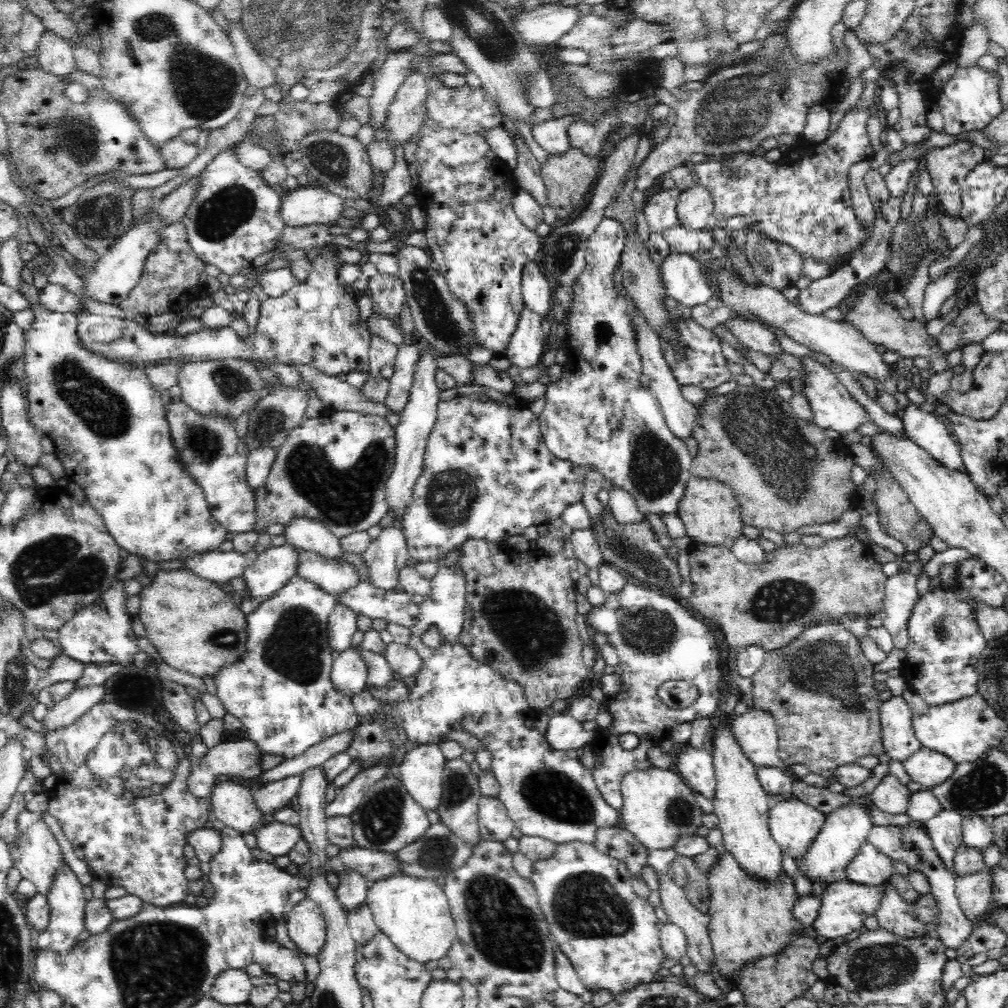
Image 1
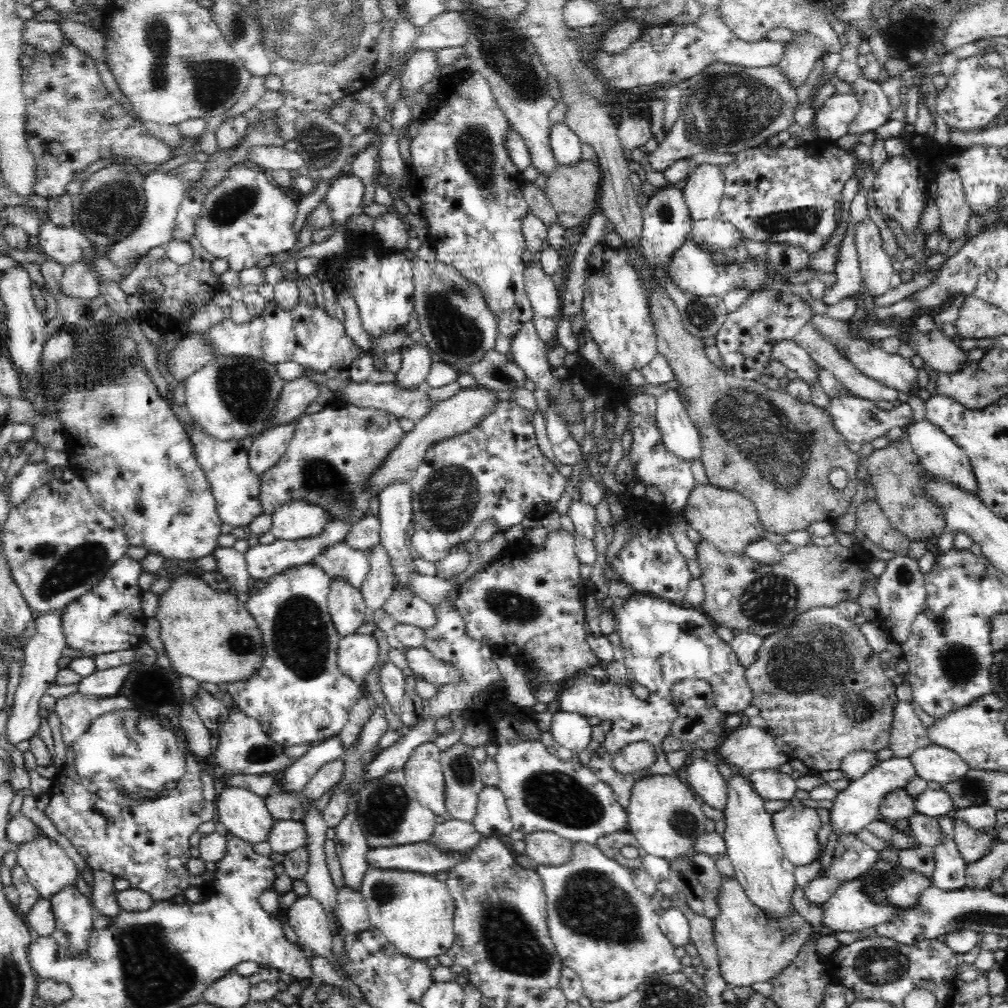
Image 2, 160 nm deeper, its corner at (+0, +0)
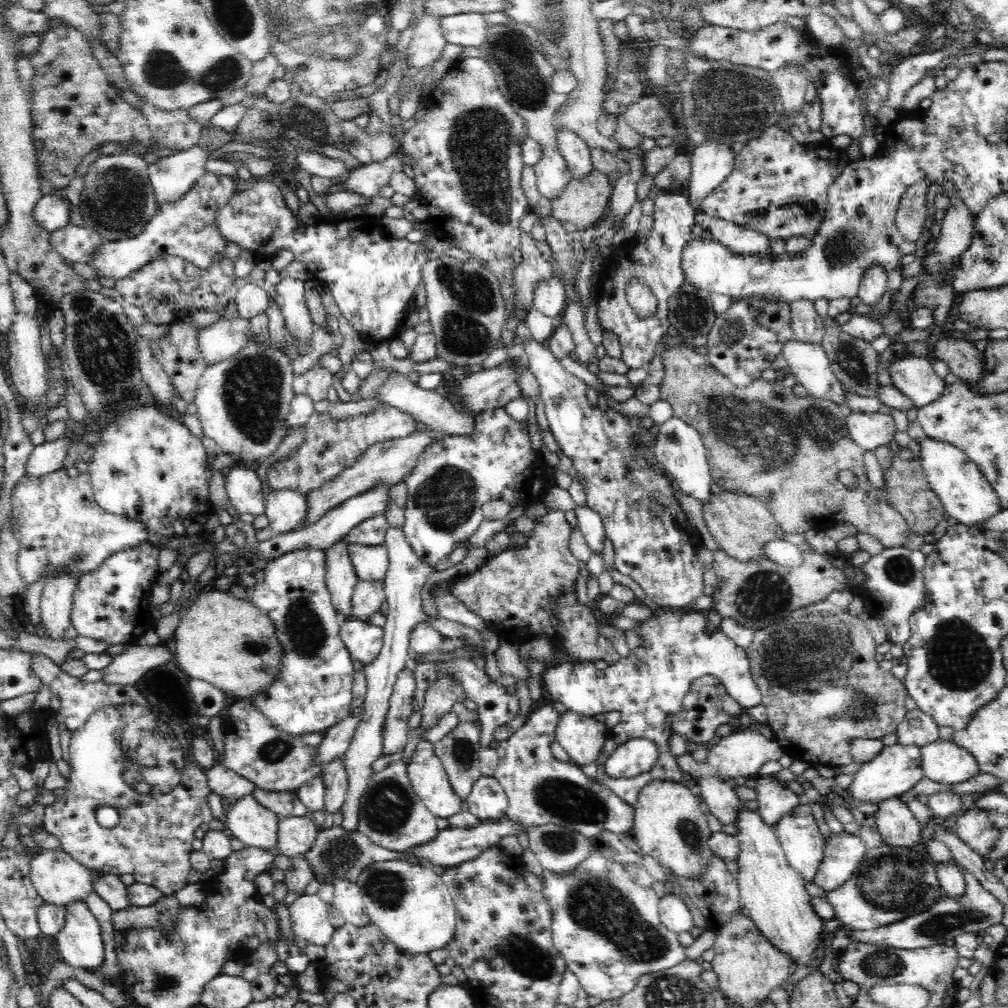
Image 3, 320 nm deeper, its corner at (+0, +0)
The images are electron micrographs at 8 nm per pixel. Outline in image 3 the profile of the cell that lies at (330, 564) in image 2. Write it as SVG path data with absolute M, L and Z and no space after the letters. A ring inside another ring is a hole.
M349 543L345 546L347 556L354 565L358 580L380 580L386 576L388 570L388 547L386 543L378 546L364 546Z

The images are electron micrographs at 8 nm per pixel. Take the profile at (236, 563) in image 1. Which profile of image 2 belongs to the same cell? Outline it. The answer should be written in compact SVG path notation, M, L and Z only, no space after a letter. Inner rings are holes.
M220 546L216 547L212 553L217 558L216 571L224 575L237 591L248 591L246 608L258 623L264 647L262 660L259 660L259 665L251 676L247 680L231 681L228 684L230 702L236 702L238 710L244 715L258 720L266 735L284 748L300 746L300 744L315 745L331 736L339 735L348 723L349 712L359 701L360 683L352 681L338 667L338 648L341 638L329 613L327 596L330 578L327 578L320 567L310 562L297 567L288 567L284 572L272 575L266 587L249 590L248 580L251 576L247 570L245 553L235 550L234 547Z

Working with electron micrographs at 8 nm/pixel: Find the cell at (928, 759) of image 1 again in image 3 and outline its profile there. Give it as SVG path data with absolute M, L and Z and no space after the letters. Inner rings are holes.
M938 739L920 750L923 776L936 782L966 782L980 774L975 758L951 741Z

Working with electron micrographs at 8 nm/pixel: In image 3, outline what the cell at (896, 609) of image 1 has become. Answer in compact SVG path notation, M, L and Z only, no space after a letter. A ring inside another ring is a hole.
M902 545L882 550L859 567L866 574L866 582L856 585L853 594L861 596L867 608L880 618L880 622L886 626L887 640L891 644L904 645L907 642L911 635L910 616L927 603L923 571L925 560L926 555L920 549L909 550Z

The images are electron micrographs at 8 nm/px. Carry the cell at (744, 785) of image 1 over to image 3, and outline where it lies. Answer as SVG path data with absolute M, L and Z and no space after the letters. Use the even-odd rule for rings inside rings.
M739 810L735 814L735 825L739 833L734 836L738 843L737 857L740 872L736 876L741 905L758 931L772 941L782 952L789 953L797 966L810 964L824 936L824 922L811 904L812 896L805 888L805 881L790 867L785 850L776 836L775 827L765 823L760 812Z

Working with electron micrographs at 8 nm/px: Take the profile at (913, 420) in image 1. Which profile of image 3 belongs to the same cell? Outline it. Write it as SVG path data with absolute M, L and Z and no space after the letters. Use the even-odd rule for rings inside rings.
M927 438L920 443L922 450L919 462L928 478L931 489L939 496L947 516L955 518L967 527L984 525L1000 511L994 487L990 486L982 471L961 449L945 441Z

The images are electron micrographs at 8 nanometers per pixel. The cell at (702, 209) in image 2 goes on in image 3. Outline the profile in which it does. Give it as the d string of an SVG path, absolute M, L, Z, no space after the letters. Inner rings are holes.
M708 142L696 146L689 152L691 176L689 197L696 211L702 211L704 200L713 194L716 188L725 183L734 169L736 153L731 146L722 143Z

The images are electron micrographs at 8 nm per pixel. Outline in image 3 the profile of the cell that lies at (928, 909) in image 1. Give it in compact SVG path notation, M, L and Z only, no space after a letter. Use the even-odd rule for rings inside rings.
M963 869L962 872L966 889L960 898L952 898L944 894L934 904L931 904L930 908L895 924L866 931L851 931L851 940L872 944L876 947L889 945L890 948L914 950L915 948L928 948L935 944L948 944L950 940L956 939L963 933L976 935L978 930L988 930L992 926L1002 924L1007 906L998 901L998 898L994 897L992 893L986 891L972 873L966 869Z

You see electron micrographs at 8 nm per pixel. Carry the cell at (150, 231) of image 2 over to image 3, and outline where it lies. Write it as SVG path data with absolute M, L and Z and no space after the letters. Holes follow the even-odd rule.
M194 145L149 164L149 180L158 201L158 209L164 203L175 203L207 174L203 165L210 158L210 153L206 147Z

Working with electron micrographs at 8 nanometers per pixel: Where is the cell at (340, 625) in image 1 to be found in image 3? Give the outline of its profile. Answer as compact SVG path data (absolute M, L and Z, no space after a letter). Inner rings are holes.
M346 537L340 539L334 546L326 552L326 586L330 591L331 601L336 609L338 616L344 621L354 618L351 614L351 600L354 587L358 580L355 574L347 550Z

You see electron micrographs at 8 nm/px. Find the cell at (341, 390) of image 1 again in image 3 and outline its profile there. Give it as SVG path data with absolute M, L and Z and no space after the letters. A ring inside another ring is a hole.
M392 372L388 380L376 393L375 400L381 402L384 407L396 408L401 412L406 412L409 416L415 418L416 421L424 423L432 431L436 431L439 436L454 434L470 436L475 428L475 416L455 408L452 402L444 394L440 394L438 390L424 390L424 388L418 387L418 384L413 384L408 379L408 376L398 372Z

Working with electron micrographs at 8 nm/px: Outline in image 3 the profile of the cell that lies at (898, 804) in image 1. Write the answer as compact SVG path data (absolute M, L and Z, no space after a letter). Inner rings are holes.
M898 797L880 802L873 815L884 845L913 847L922 840L922 825Z

